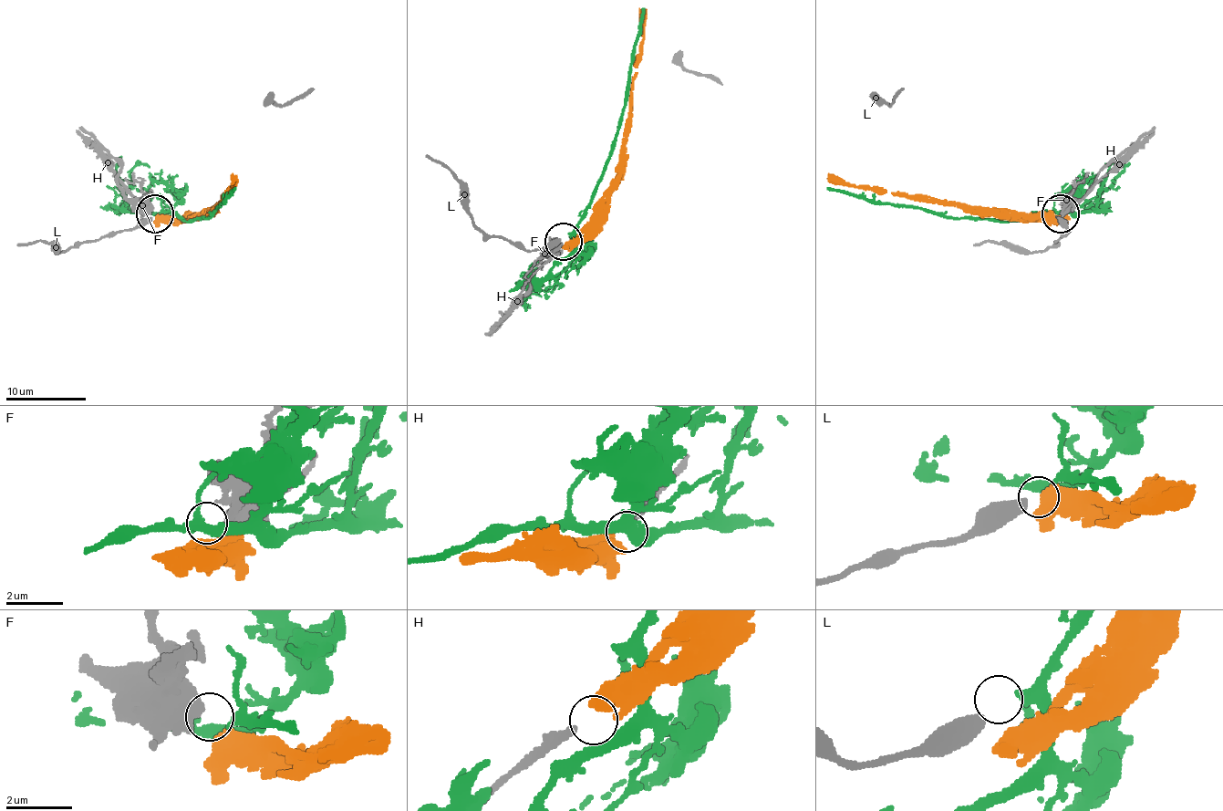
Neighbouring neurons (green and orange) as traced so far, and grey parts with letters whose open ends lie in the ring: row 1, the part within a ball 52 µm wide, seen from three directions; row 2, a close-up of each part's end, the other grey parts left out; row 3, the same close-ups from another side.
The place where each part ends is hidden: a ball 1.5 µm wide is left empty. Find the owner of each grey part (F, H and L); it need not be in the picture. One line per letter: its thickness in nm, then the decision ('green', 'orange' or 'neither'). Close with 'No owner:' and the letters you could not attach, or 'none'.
F: 460 nm thick; green
H: 240 nm thick; orange
L: 480 nm thick; neither
No owner: L

